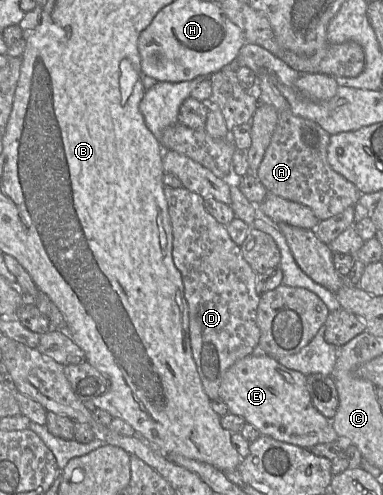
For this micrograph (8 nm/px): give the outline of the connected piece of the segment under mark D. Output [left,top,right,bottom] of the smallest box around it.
[164,187,260,400]

